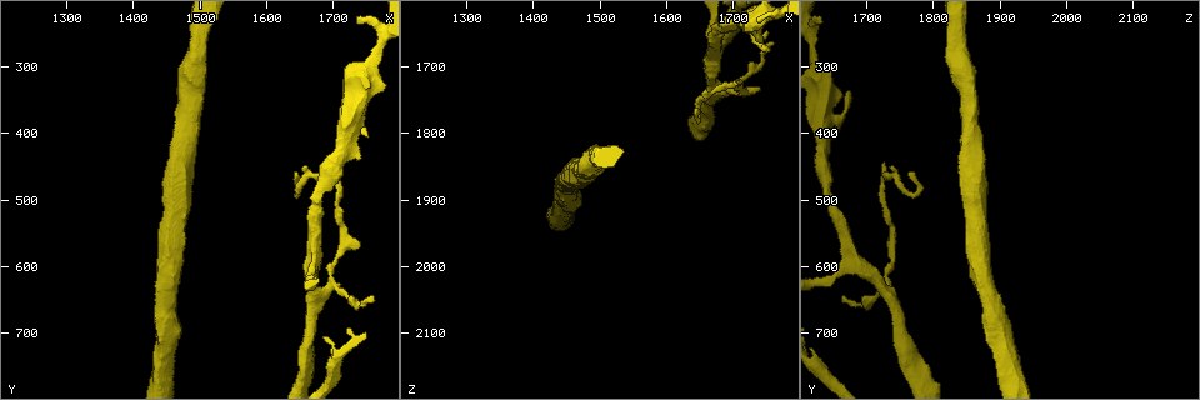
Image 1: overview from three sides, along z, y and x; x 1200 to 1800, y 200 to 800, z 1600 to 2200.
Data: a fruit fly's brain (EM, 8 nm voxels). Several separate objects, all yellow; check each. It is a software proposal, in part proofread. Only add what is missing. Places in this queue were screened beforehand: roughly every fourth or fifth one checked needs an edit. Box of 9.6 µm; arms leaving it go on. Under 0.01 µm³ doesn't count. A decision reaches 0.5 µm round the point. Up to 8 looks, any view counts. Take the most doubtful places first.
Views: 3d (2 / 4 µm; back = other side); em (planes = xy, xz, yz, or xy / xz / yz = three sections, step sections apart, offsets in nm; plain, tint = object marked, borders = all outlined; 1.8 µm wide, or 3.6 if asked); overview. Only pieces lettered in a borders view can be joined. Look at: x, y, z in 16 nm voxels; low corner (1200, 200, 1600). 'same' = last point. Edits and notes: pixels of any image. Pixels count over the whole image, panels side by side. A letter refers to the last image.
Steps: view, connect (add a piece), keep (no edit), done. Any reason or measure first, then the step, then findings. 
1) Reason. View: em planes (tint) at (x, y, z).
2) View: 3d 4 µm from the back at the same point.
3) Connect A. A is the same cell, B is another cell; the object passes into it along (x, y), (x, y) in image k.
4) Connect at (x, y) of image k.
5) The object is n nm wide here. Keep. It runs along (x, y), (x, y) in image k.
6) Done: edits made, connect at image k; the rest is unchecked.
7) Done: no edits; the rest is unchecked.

Branch stops here. View: em planes (borders) at (1755, 645, 1660).

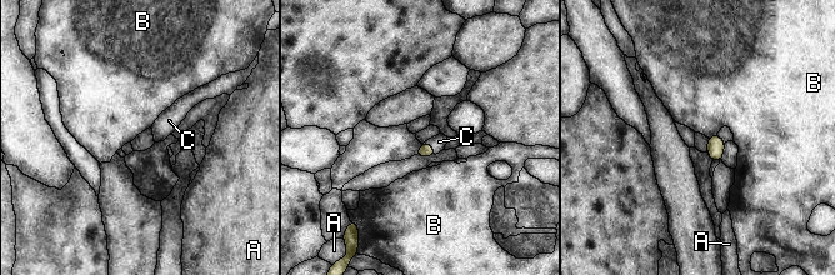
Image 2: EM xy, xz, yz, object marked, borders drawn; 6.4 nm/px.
Connect C. C is the same cell, A and B are other cells; the object passes into it along (426, 150), (433, 145), (439, 141) in image 2; the neuron continues.

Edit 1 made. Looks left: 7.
View: overview.

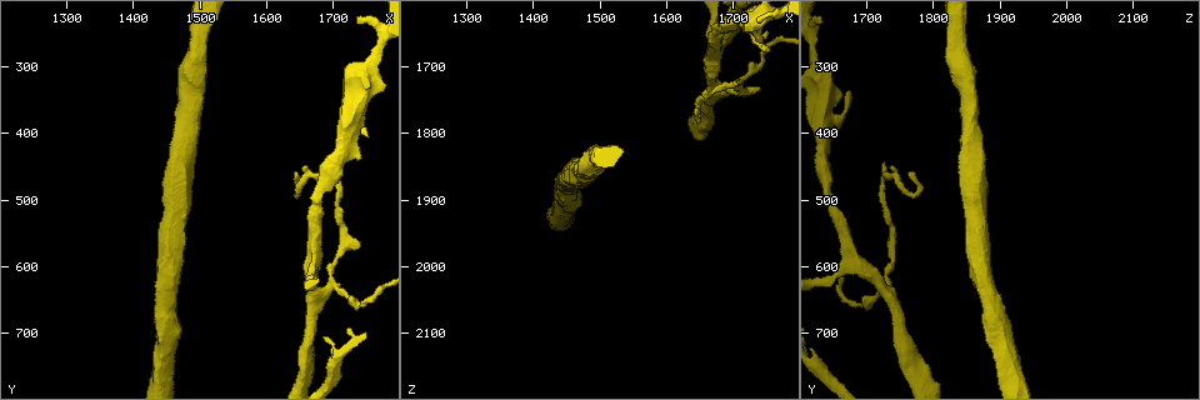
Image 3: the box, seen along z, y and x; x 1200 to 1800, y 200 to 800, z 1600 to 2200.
Thin end. View: 3d 2 µm at (1740, 570, 1735).

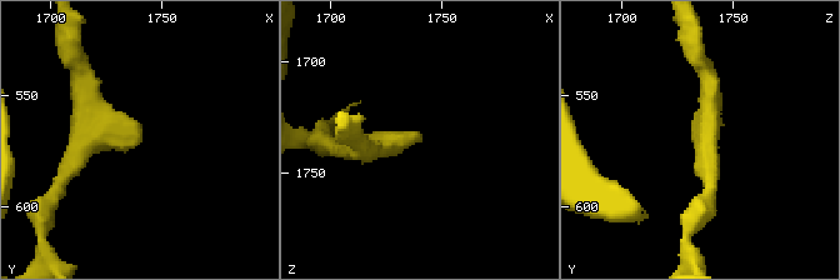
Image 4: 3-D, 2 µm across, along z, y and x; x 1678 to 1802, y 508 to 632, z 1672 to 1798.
View: em xz step 16 (borders) at (1742, 564, 1733).

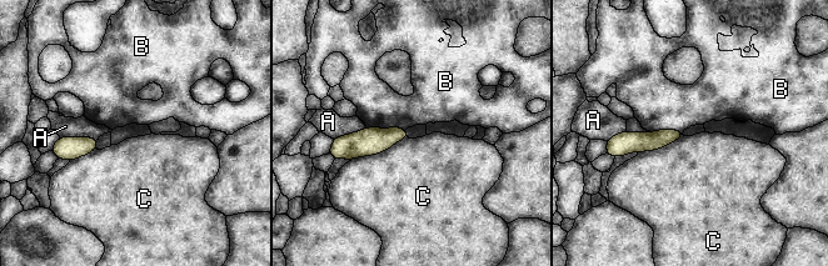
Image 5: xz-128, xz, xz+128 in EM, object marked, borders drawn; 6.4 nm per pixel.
Keep. A, B and C are other cells; a border runs along (367, 126), (405, 129) in image 5; no lettered piece goes on from it.

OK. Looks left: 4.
Free end. View: 3d 2 µm at (1745, 375, 1665).

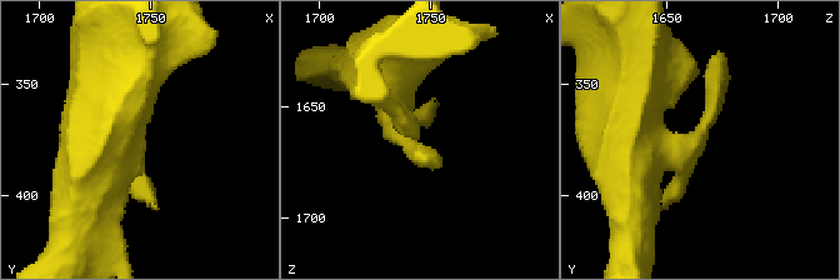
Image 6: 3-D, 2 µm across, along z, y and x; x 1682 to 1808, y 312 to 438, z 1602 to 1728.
View: em planes (borders) at (1741, 372, 1667).

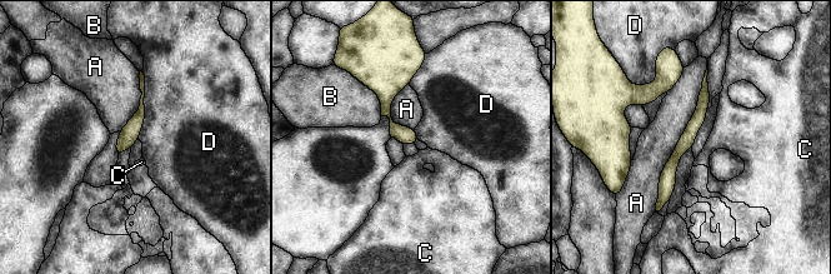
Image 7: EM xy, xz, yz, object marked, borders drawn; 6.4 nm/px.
The longest contact is with A, 650 nm. Keep. A, B, C and D are other cells; none of them fits.

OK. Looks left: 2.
Done: edits made, connect at image 2; the rest is unchecked.

